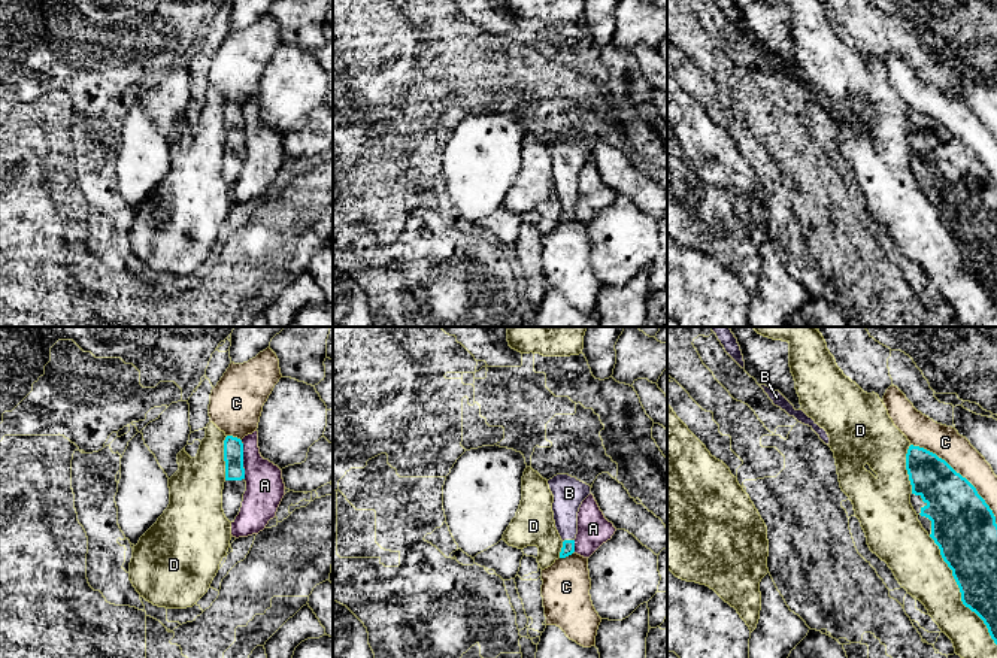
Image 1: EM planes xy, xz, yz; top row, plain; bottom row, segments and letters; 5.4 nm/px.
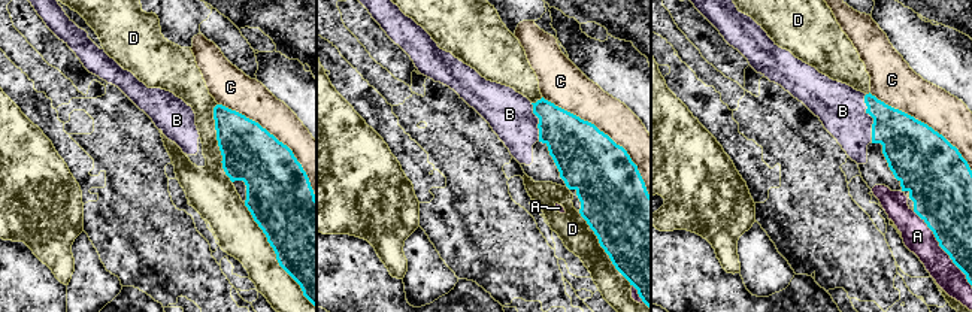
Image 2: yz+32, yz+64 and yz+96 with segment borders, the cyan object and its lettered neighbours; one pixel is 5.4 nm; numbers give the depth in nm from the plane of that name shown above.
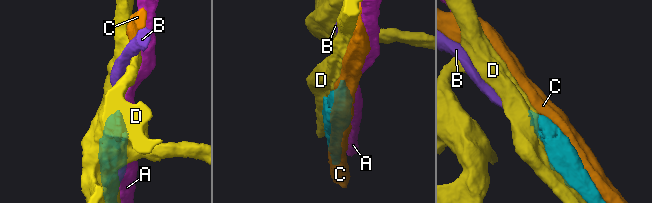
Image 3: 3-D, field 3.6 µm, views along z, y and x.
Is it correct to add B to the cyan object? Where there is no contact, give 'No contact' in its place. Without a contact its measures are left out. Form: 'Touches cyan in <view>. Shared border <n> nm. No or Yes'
Touches cyan in xz. Shared border 70 nm. Yes

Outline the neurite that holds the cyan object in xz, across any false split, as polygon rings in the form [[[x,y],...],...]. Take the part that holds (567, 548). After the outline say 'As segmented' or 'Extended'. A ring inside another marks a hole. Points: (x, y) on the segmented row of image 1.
[[[557,474],[548,480],[548,485],[554,495],[555,528],[563,540],[560,558],[566,558],[575,552],[578,512],[582,501],[591,494],[591,486],[569,474]]]. Extended

